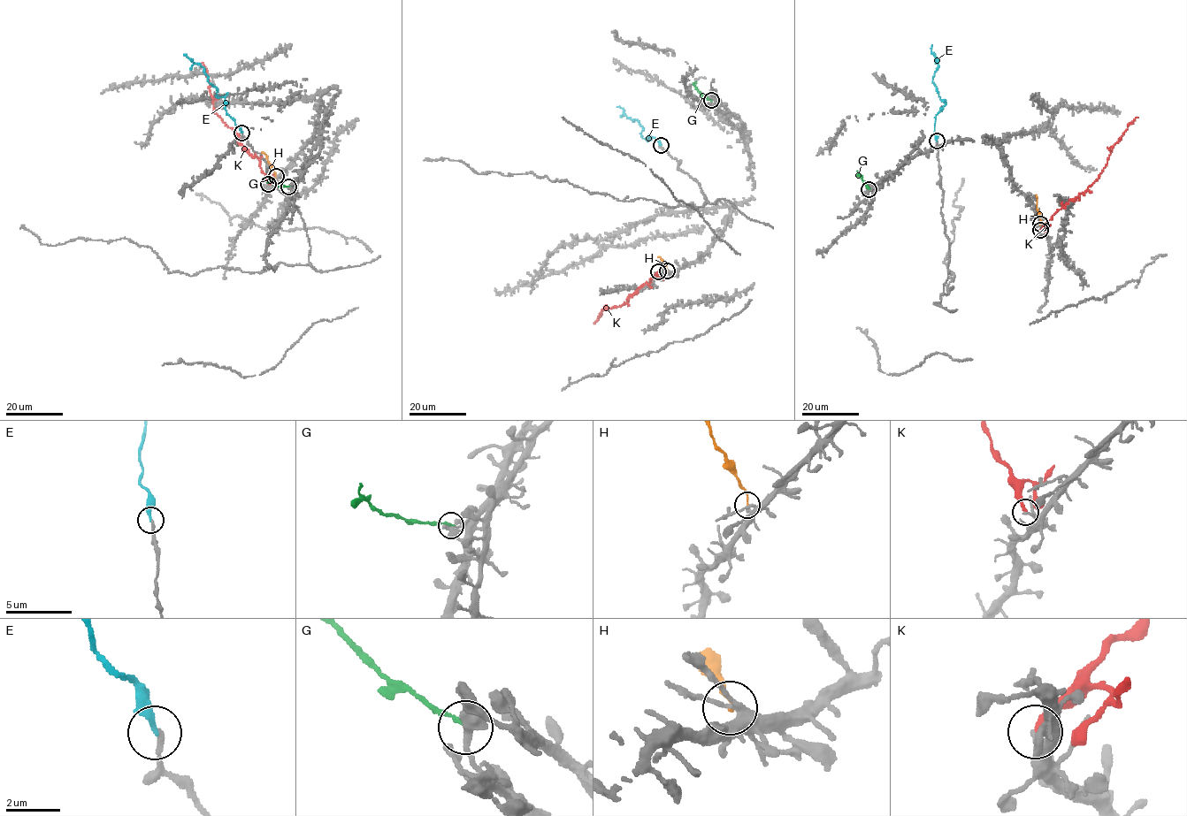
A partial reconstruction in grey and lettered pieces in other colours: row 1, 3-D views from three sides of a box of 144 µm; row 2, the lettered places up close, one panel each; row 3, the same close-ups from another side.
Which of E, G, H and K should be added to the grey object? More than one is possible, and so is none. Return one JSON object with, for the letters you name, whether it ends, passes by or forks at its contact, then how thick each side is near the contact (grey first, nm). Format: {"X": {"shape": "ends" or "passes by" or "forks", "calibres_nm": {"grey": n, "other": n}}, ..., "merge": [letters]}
{"E": {"shape": "ends", "calibres_nm": {"grey": 200, "other": 240}}, "merge": ["E"]}

